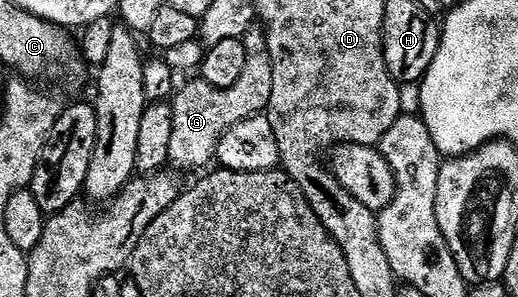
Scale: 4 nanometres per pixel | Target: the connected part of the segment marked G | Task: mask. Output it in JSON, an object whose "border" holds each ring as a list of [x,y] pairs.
{"border":[[[261,28],[249,29],[245,35],[246,58],[244,59],[244,75],[232,83],[232,87],[221,89],[212,87],[212,83],[195,79],[186,86],[179,88],[172,98],[172,141],[170,147],[169,164],[178,169],[202,169],[209,161],[213,162],[218,156],[218,144],[220,139],[229,129],[236,127],[249,117],[265,114],[268,103],[272,99],[272,55],[268,55],[268,43],[266,34]]]}

